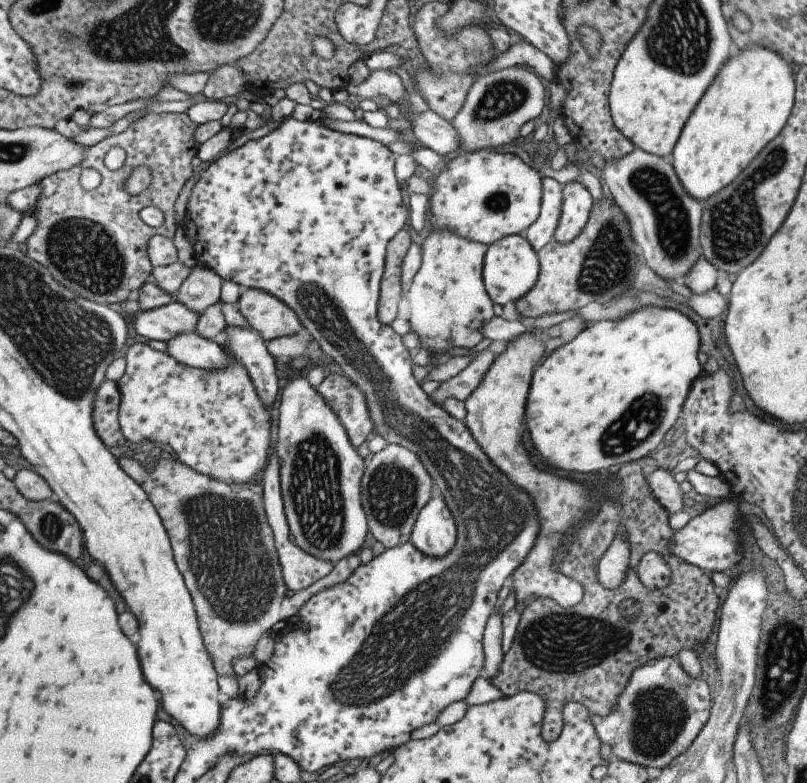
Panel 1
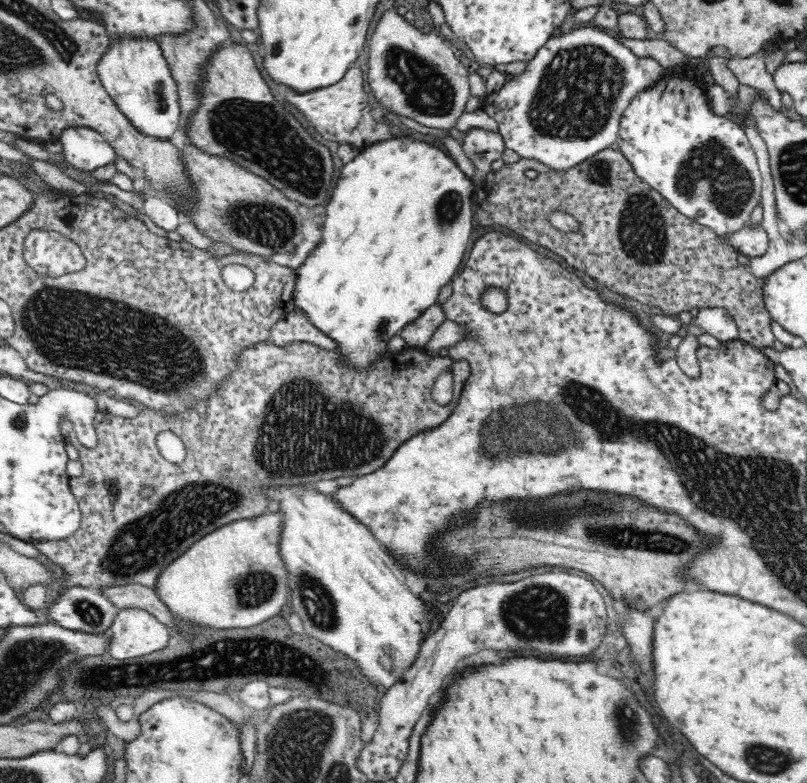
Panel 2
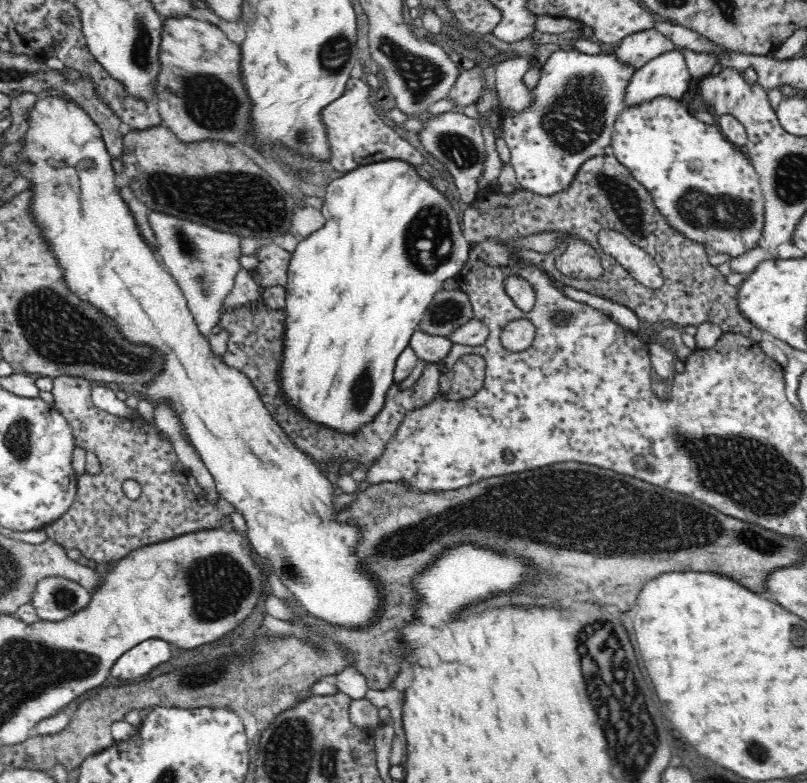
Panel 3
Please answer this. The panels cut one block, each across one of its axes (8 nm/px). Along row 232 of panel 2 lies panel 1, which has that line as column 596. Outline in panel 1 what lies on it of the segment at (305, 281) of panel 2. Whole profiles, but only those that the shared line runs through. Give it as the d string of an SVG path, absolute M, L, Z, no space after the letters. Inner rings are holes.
M643 306L643 308L635 310L633 314L627 314L627 316L623 316L623 318L619 320L615 320L615 322L609 320L595 322L590 326L587 325L571 342L567 342L560 348L557 348L557 350L551 352L533 372L525 400L522 421L525 425L525 429L529 433L529 439L533 442L533 446L537 448L539 456L541 456L549 466L567 472L589 474L590 472L605 470L605 468L615 466L615 464L623 465L635 461L638 458L645 457L646 454L649 454L649 452L657 448L667 430L673 426L673 423L677 420L677 416L679 416L679 412L681 411L683 400L687 397L691 382L703 372L697 361L697 352L699 352L699 334L697 328L695 324L693 324L687 316L683 316L679 310Z

